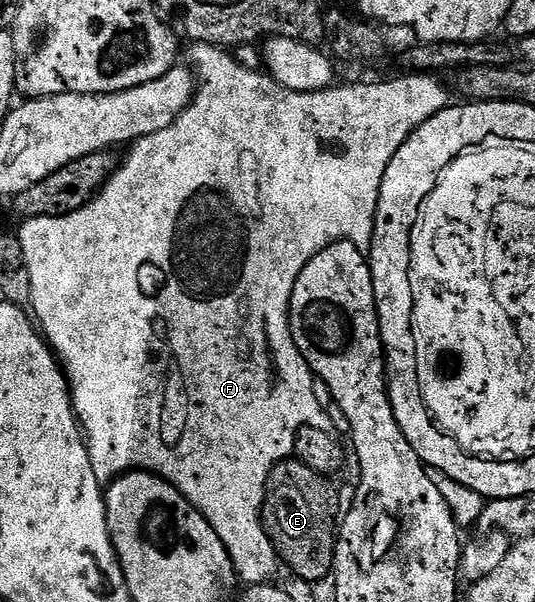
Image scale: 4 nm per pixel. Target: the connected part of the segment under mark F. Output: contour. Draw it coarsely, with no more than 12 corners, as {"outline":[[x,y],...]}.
{"outline":[[431,73],[198,87],[17,235],[100,483],[272,582],[272,467],[334,432],[291,332],[370,252]]}

